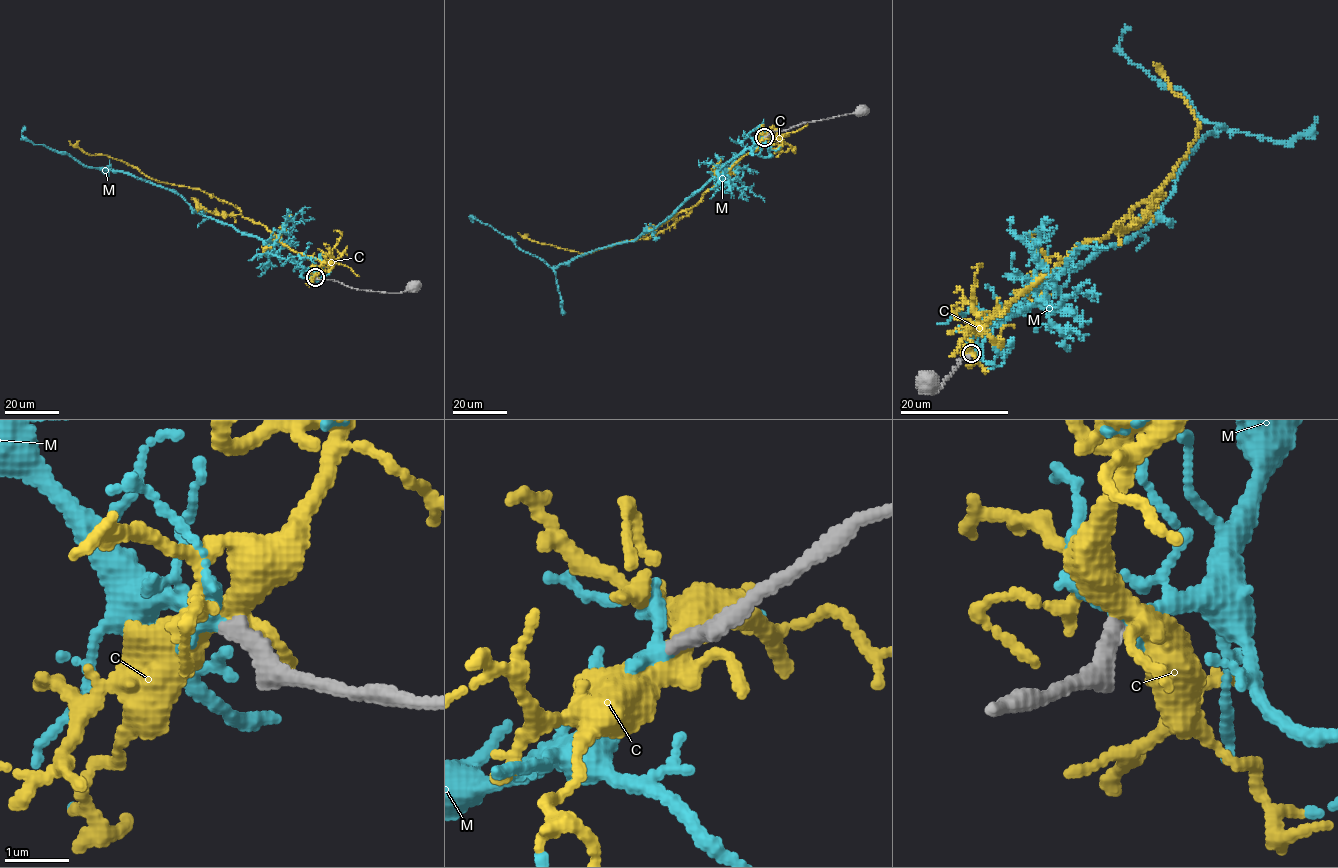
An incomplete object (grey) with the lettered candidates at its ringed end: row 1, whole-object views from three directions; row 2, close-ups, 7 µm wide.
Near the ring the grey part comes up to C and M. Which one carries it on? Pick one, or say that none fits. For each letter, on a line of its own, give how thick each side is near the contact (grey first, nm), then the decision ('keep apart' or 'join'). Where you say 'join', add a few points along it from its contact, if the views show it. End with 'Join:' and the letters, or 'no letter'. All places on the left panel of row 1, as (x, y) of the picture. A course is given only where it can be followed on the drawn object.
C: 320/380 nm | keep apart
M: 320/190 nm | join | via (315, 277), (271, 254), (261, 240), (196, 212), (175, 192), (34, 144), (22, 135), (25, 126)
Join: M

